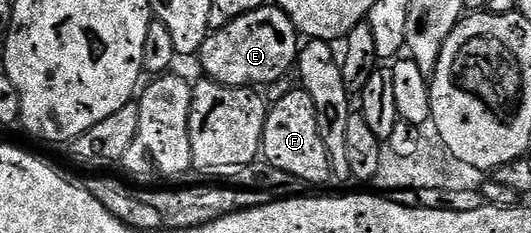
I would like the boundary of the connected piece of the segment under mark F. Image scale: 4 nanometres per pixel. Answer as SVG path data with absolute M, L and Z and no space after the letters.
M302 88L295 89L271 103L264 125L262 158L274 169L300 182L324 182L333 177L333 172L326 144L322 144L322 136L318 136L318 112L307 92Z

